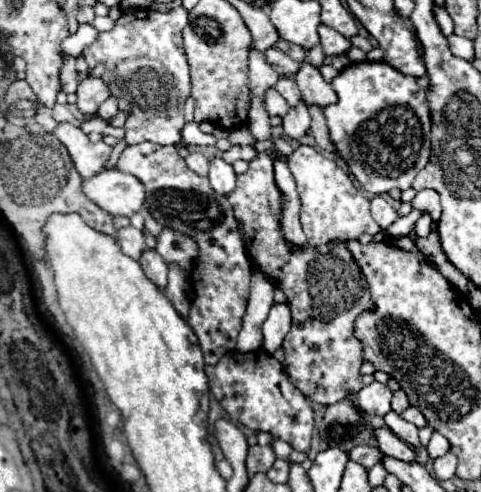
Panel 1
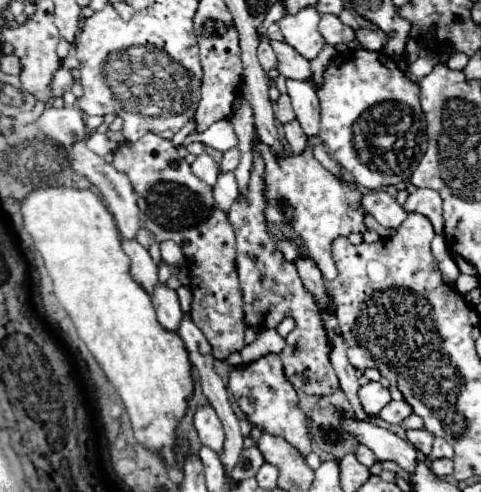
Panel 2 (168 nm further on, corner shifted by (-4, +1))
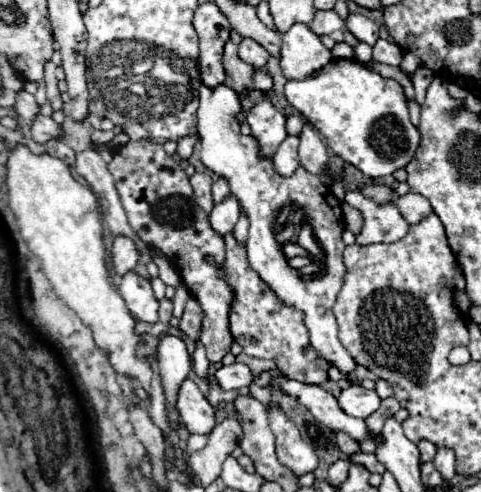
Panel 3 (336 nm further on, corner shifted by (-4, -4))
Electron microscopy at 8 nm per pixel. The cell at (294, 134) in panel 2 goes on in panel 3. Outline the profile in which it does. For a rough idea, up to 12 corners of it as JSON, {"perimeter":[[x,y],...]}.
{"perimeter":[[286,136],[272,158],[280,176],[292,176],[298,162],[298,136]]}

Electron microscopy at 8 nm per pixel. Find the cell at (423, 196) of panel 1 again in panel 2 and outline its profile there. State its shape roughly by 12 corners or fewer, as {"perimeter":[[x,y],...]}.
{"perimeter":[[416,189],[406,211],[428,217],[444,235],[442,199],[434,189]]}

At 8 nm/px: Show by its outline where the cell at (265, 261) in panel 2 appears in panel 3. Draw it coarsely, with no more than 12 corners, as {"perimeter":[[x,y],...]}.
{"perimeter":[[232,234],[218,266],[234,292],[230,334],[248,356],[306,384],[330,364],[302,312],[250,268]]}

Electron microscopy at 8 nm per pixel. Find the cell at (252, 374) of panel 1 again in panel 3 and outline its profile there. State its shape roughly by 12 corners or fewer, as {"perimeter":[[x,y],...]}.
{"perimeter":[[274,404],[268,408],[278,460],[296,476],[314,472],[318,456]]}

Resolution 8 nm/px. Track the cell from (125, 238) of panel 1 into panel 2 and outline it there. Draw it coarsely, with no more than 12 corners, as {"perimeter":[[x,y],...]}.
{"perimeter":[[134,239],[132,273],[152,293],[158,267],[148,249]]}

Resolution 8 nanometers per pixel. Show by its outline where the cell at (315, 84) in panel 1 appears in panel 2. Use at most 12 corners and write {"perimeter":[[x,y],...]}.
{"perimeter":[[270,41],[278,71],[296,81],[310,81],[310,61],[286,43]]}

